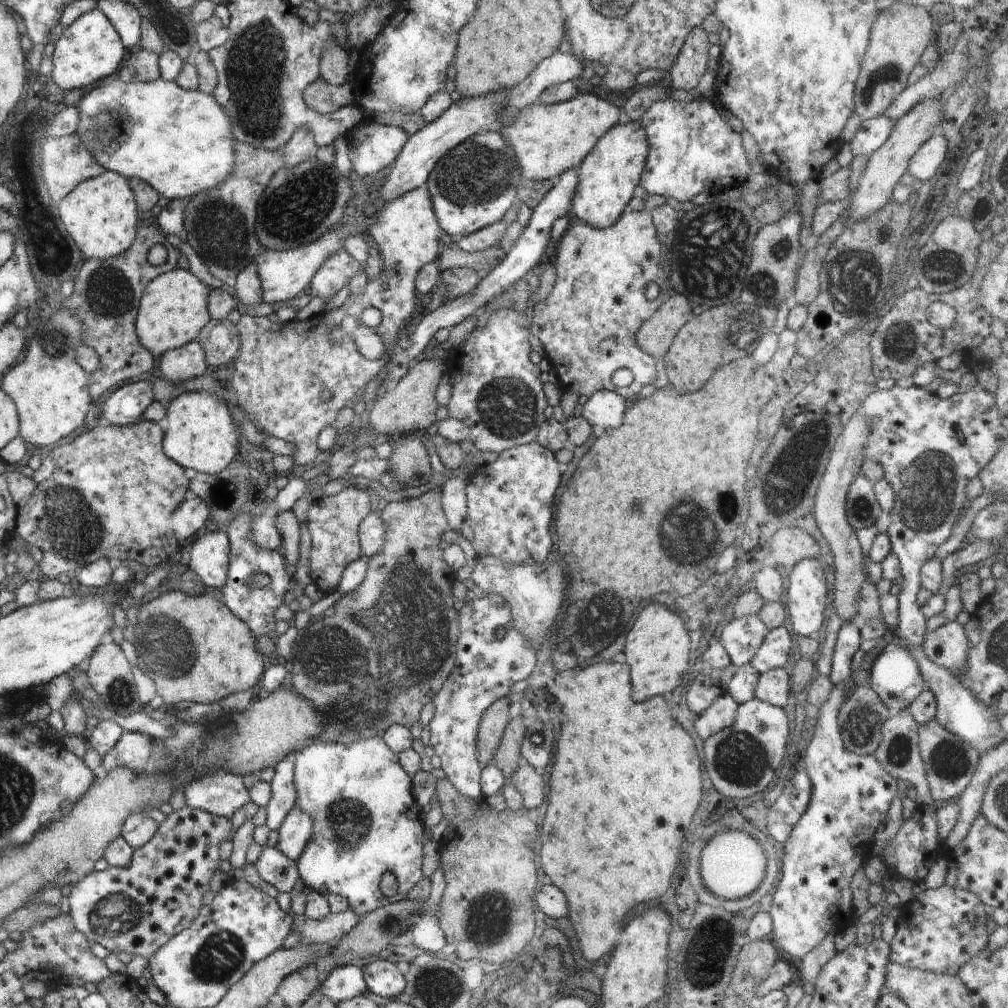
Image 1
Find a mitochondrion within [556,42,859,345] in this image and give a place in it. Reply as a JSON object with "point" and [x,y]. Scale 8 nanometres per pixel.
{"point":[711,258]}

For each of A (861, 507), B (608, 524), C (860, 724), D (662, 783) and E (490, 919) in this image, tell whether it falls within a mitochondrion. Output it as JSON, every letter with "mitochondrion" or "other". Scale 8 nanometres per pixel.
{"A":"mitochondrion","B":"other","C":"mitochondrion","D":"other","E":"mitochondrion"}

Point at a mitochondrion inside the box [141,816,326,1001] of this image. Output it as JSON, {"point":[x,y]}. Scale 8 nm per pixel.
{"point":[221,956]}

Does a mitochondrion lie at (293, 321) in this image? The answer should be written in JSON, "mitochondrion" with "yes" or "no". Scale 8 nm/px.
{"mitochondrion":"no"}

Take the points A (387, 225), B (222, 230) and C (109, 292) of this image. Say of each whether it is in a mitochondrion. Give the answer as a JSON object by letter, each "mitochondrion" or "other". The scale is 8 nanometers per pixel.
{"A":"other","B":"mitochondrion","C":"mitochondrion"}

